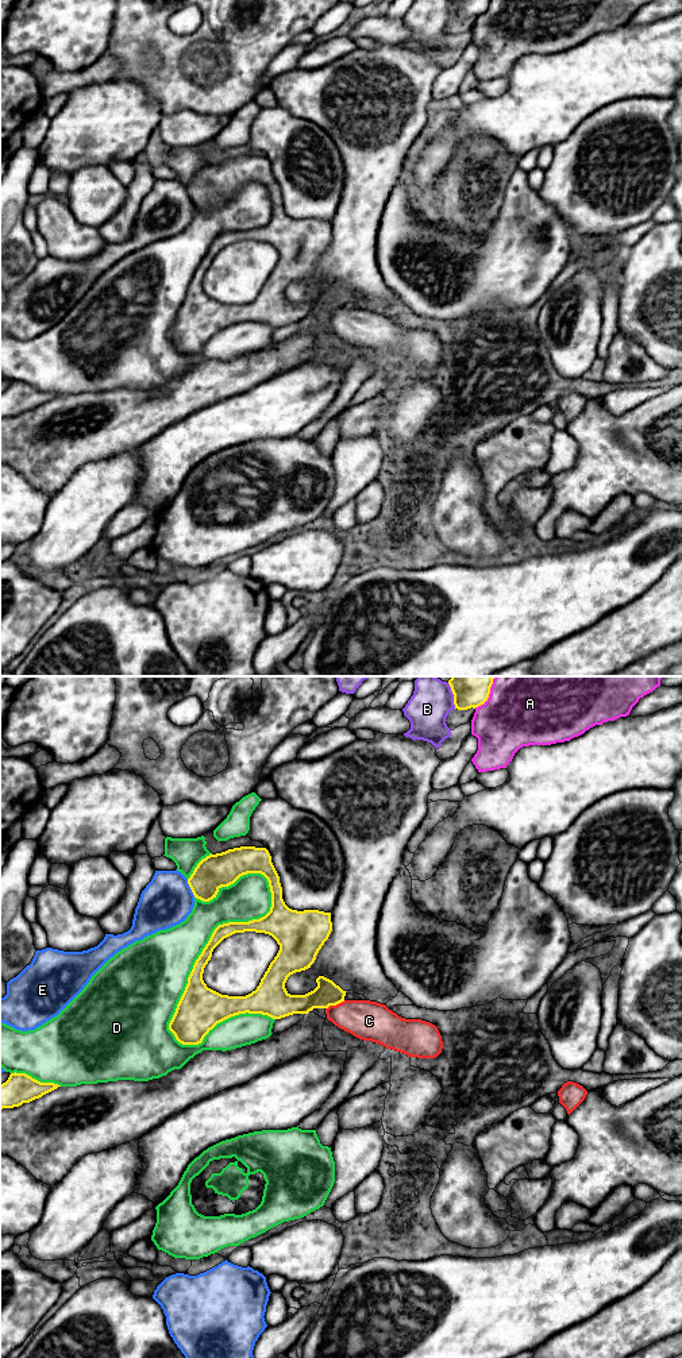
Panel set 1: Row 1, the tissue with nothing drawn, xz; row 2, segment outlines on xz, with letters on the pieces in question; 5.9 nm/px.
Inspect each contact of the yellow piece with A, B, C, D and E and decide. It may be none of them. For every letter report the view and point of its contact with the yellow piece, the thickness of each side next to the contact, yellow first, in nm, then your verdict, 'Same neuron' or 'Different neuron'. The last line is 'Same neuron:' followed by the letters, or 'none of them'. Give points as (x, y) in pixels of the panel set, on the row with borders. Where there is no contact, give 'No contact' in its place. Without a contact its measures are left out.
A: Touches yellow at xz (489, 693). Thickness 260 nm (yellow) against 500 nm. Different neuron
B: Touches yellow at xz (454, 695). Thickness 260 nm (yellow) against 240 nm. Different neuron
C: Touches yellow at xz (335, 1005). Thickness 150 nm (yellow) against 240 nm. Same neuron
D: Touches yellow at xz (208, 941). Thickness 90 nm (yellow) against 300 nm. Different neuron
E: Touches yellow at xz (191, 888). Thickness 200 nm (yellow) against 300 nm. Different neuron
Same neuron: C

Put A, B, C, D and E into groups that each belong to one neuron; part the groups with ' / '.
A / B / C / D / E

